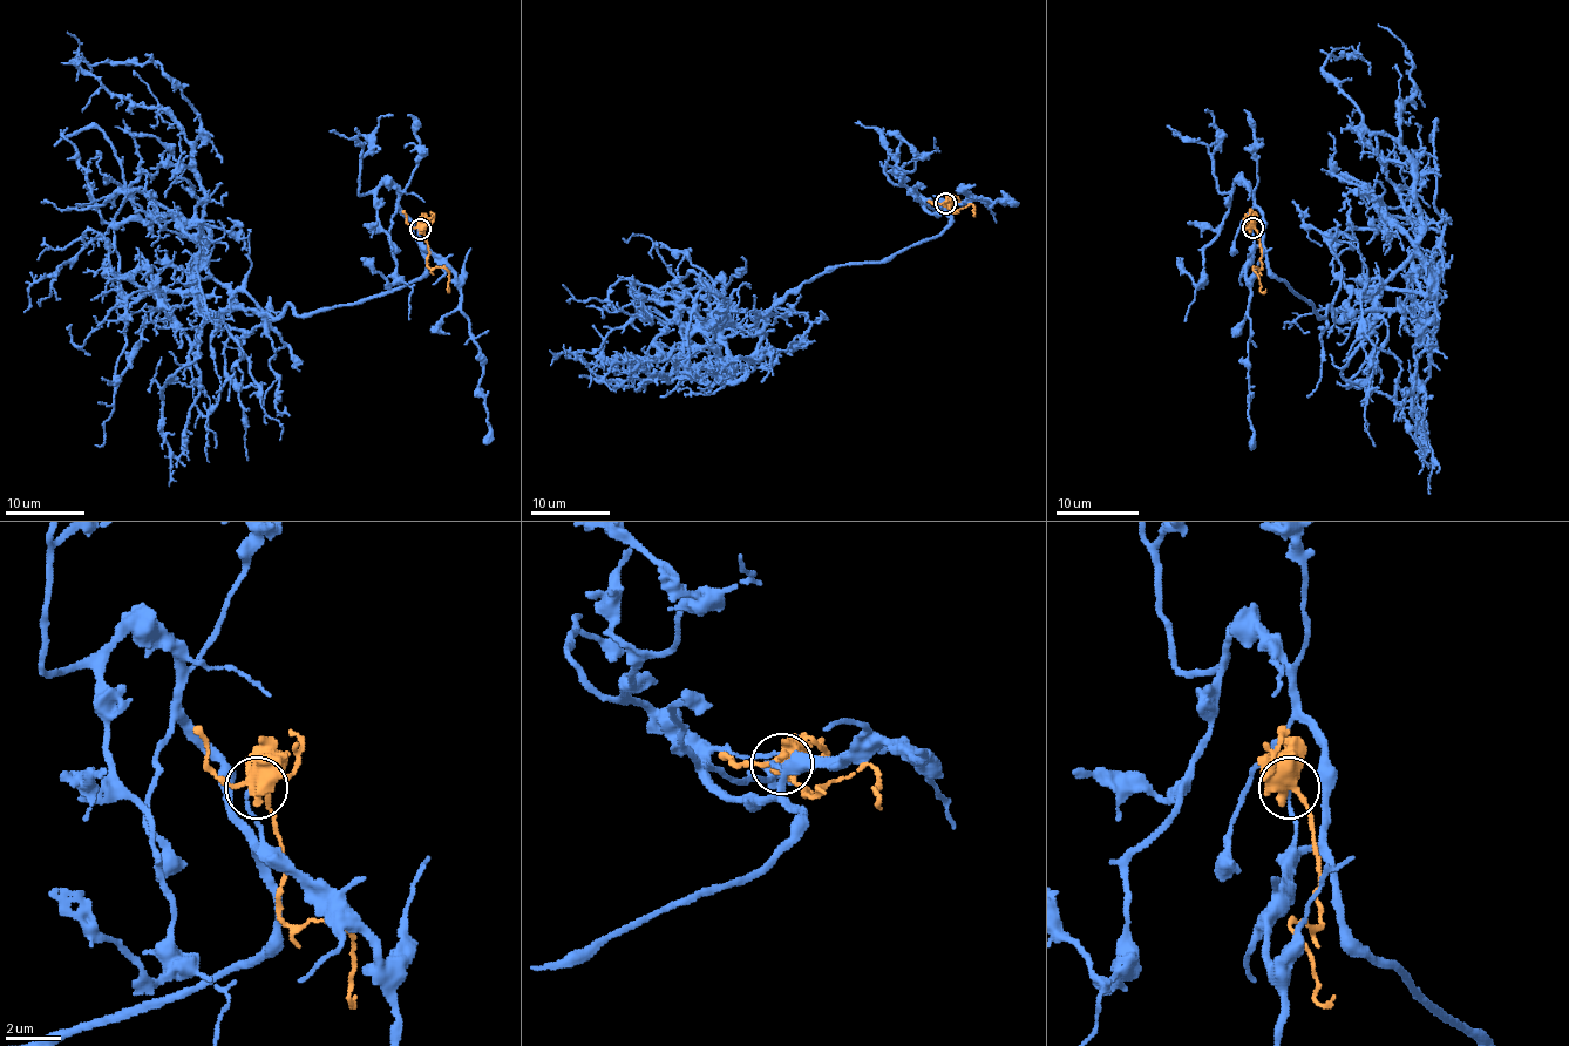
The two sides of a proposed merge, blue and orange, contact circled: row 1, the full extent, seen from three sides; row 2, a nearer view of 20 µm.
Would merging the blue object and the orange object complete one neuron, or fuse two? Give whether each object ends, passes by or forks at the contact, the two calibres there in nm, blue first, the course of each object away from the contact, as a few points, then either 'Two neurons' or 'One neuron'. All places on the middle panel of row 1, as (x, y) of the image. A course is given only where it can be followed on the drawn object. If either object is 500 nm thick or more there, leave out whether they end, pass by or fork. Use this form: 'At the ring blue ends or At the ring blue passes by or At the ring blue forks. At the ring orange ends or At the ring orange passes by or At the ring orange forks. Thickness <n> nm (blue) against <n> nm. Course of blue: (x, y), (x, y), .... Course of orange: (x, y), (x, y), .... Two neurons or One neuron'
At the ring blue ends. At the ring orange forks. Thickness 130 nm (blue) against 460 nm. Course of blue: (946, 203), (938, 235), (801, 285), (731, 380), (727, 311), (697, 274), (600, 317). Course of orange: (946, 203), (952, 212), (972, 205), (975, 217). Two neurons

